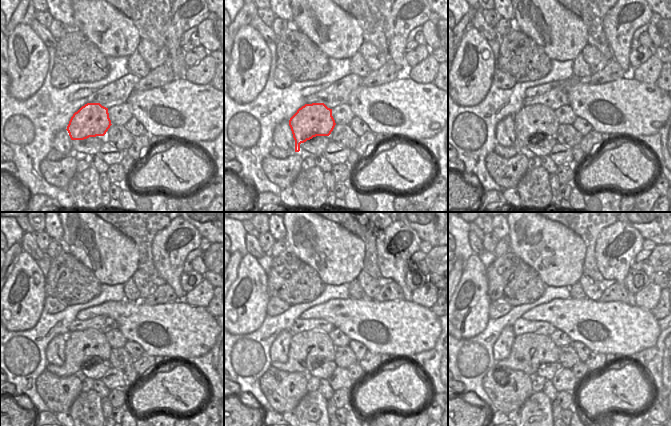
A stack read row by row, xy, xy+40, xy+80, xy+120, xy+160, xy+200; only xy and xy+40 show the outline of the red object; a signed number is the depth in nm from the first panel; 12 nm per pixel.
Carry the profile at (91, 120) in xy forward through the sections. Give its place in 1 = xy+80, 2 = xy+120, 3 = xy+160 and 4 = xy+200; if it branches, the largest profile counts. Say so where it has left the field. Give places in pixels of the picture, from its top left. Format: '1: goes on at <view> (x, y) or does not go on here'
1: goes on at xy+80 (531, 122)
2: goes on at xy+120 (82, 348)
3: goes on at xy+160 (307, 349)
4: goes on at xy+200 (529, 351)

